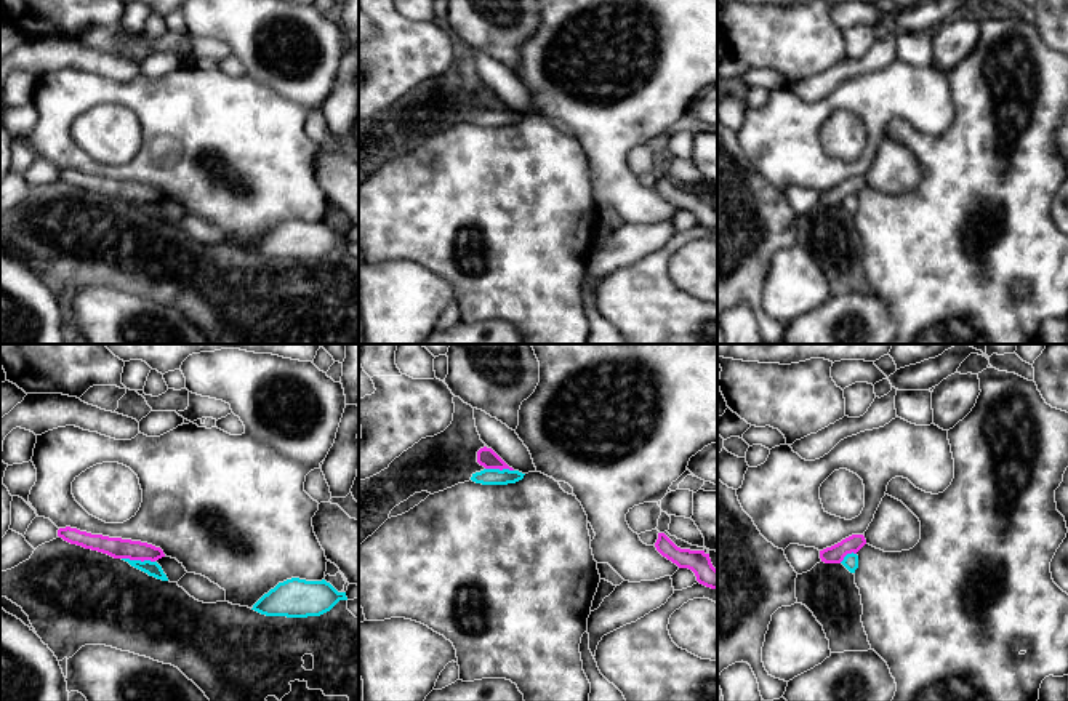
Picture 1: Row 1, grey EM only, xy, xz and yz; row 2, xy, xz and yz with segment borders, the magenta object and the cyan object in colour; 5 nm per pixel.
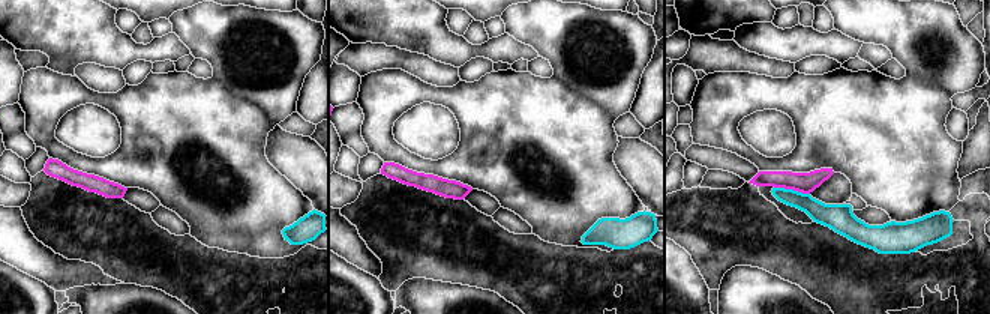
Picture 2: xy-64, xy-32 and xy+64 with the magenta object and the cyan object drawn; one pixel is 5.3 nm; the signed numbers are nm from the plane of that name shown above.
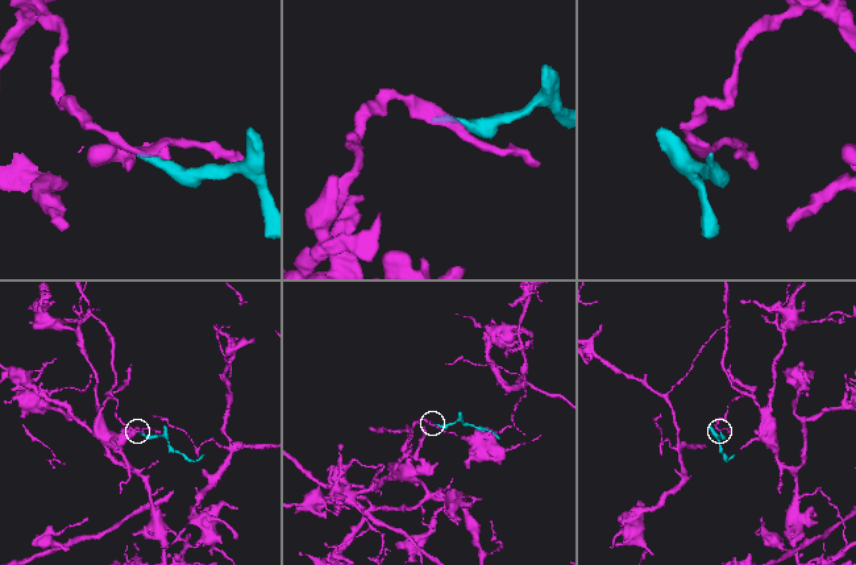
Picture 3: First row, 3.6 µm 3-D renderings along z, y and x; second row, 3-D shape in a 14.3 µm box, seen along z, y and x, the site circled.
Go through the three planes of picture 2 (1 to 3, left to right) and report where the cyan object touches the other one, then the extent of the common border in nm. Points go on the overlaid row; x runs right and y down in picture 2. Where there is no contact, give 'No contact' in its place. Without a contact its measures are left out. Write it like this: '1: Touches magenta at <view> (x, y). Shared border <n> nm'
1: No contact
2: No contact
3: Touches magenta at xy+64 (792, 188). Shared border 200 nm

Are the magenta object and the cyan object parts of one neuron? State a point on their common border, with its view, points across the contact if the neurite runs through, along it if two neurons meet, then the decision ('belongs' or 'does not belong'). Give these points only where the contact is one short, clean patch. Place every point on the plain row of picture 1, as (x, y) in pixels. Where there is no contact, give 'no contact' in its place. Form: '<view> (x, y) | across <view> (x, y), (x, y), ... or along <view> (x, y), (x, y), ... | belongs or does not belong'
xy (138, 200) | along xy (122, 199), (154, 204) | does not belong

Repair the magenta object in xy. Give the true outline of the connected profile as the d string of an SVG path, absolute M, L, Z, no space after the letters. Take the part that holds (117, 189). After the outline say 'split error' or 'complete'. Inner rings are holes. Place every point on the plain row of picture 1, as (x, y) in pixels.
M59 170L58 178L70 186L82 187L85 190L98 192L107 195L114 200L130 200L130 202L151 202L155 203L165 198L160 189L155 189L147 184L122 181L122 179L109 179L102 176L91 176L86 173L80 173L77 170Z; complete

